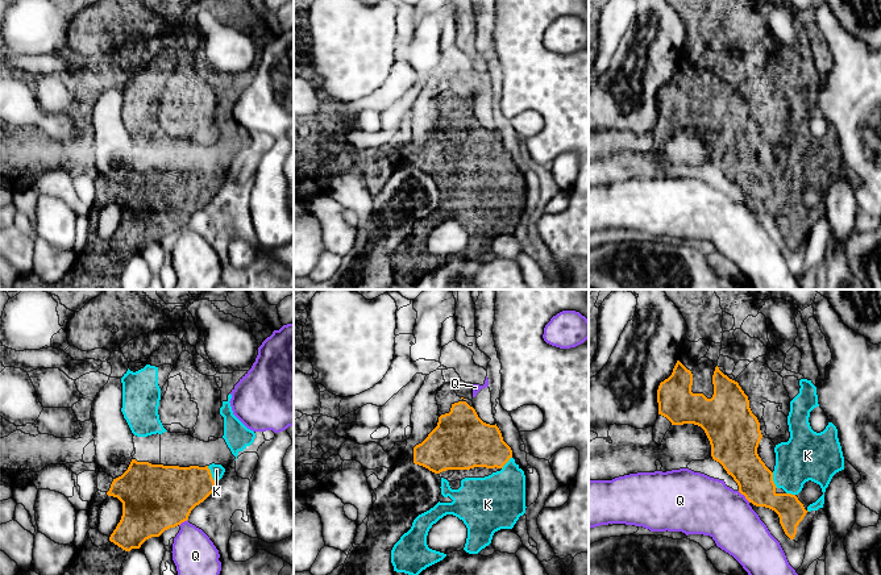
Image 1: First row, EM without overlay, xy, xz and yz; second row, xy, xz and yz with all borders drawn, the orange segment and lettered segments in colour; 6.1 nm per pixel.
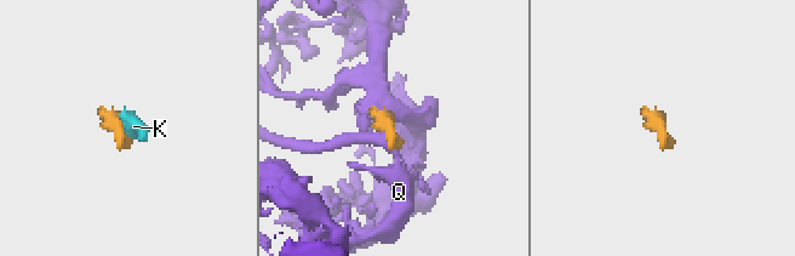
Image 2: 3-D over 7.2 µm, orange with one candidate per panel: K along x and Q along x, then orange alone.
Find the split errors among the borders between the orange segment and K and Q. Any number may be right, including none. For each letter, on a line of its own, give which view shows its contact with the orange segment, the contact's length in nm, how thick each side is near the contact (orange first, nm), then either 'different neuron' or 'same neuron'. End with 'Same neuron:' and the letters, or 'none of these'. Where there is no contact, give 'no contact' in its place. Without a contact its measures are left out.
K: xy | 110 nm | 320/80 nm | same neuron
Q: yz | 100 nm | 240/360 nm | different neuron
Same neuron: K

